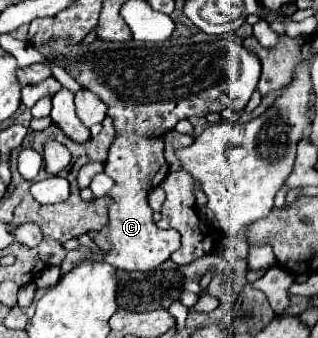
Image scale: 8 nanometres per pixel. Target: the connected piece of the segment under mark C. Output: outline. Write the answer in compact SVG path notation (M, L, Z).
M230 37L210 41L210 43L196 43L196 45L182 45L182 47L160 47L160 49L124 49L122 51L106 51L94 53L86 59L78 61L70 75L84 87L96 93L106 105L108 115L114 119L118 137L112 143L106 159L106 175L110 175L116 185L112 187L110 195L114 203L110 205L110 243L112 249L104 257L108 263L126 269L126 271L152 271L160 267L174 251L180 249L180 233L174 229L160 229L152 219L152 209L146 201L148 191L158 187L164 177L168 175L170 167L164 159L164 145L162 133L172 129L176 121L188 117L204 117L208 111L224 111L226 107L234 109L236 113L244 111L246 103L250 101L252 91L258 85L260 77L260 61L254 53L248 53L240 43Z

